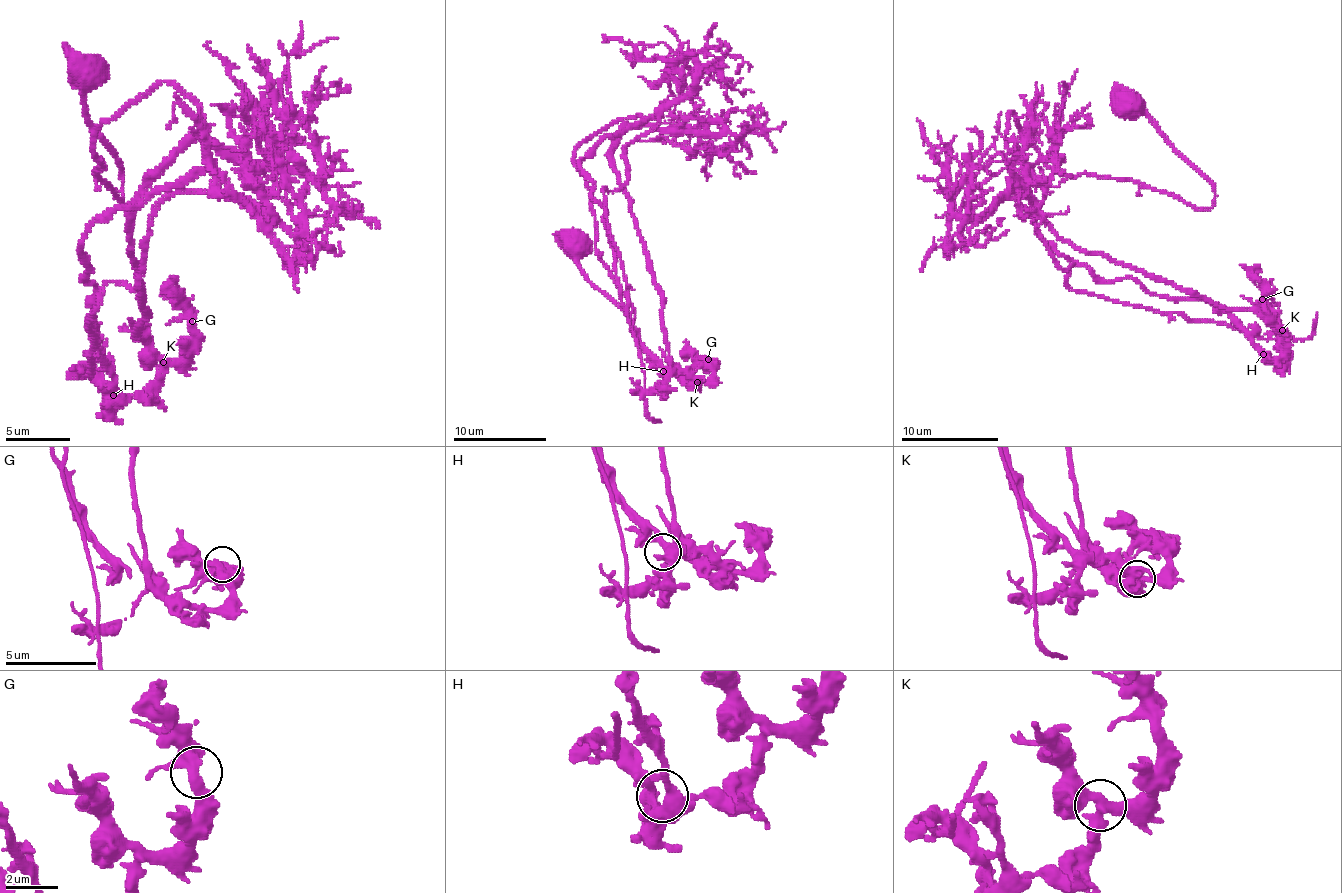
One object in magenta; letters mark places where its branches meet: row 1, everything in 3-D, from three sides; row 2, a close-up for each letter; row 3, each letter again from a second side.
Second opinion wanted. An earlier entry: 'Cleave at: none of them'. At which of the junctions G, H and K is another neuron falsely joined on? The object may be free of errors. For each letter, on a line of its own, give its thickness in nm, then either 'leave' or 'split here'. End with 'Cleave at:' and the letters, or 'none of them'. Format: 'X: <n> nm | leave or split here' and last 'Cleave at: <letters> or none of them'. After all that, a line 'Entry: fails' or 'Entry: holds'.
G: 360 nm | leave
H: 400 nm | leave
K: 340 nm | split here
Cleave at: K
Entry: fails

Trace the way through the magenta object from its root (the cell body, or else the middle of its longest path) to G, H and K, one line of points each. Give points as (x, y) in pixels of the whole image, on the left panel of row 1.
G: (263, 161), (228, 161), (192, 139), (136, 202), (128, 246), (147, 310), (135, 335), (177, 362), (192, 321)
H: (263, 161), (192, 139), (143, 190), (134, 337), (157, 388), (113, 395)
K: (263, 161), (228, 161), (192, 139), (136, 202), (128, 246), (147, 310), (135, 335), (164, 362)

